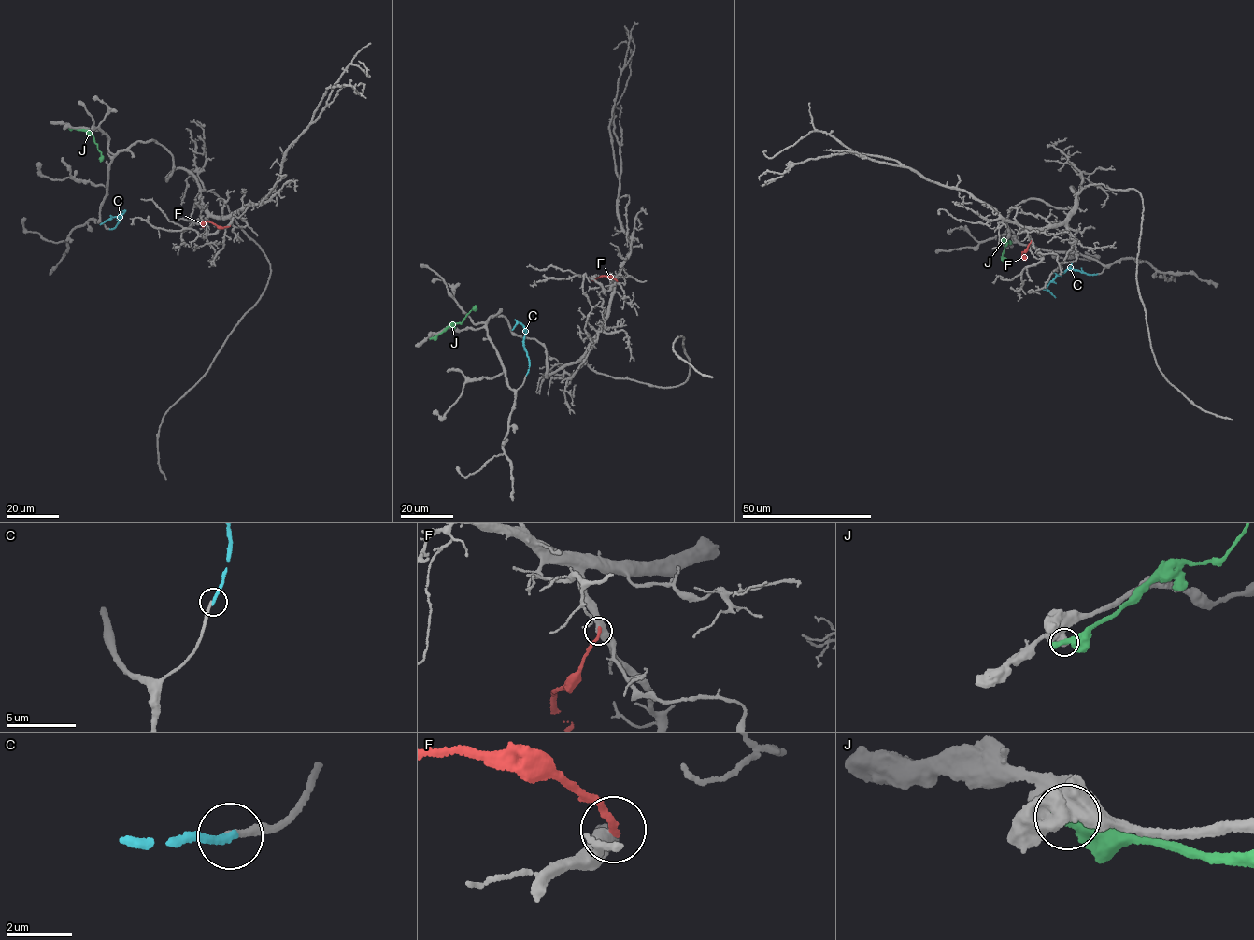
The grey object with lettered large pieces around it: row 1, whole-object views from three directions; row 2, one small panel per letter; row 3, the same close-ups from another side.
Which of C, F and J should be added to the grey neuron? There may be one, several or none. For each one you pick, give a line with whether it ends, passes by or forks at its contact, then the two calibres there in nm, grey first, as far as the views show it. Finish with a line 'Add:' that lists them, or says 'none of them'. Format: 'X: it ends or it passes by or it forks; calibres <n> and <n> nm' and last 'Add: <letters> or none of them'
Add: none of them

